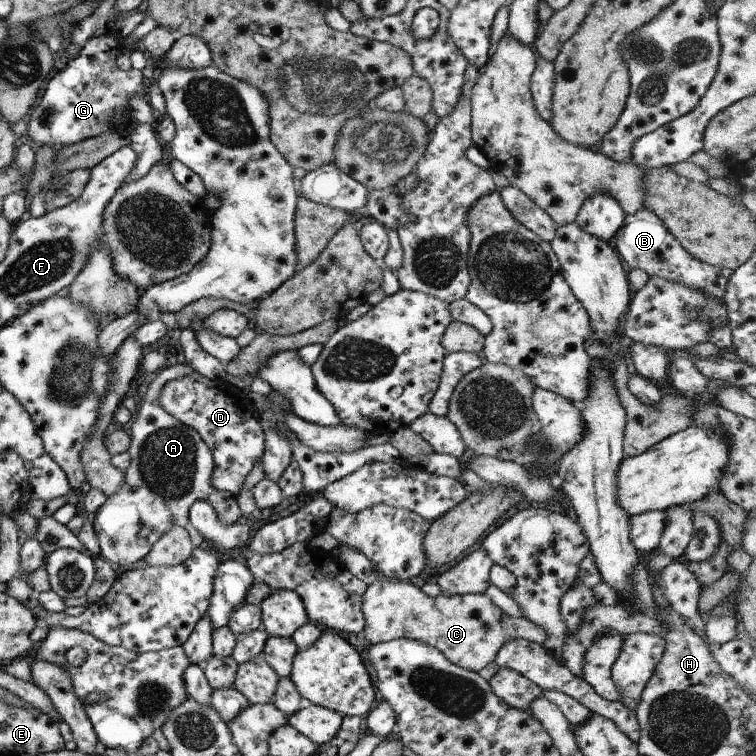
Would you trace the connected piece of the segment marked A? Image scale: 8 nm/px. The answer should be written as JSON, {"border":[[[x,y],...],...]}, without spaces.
{"border":[[[180,359],[176,364],[161,369],[157,373],[158,375],[149,382],[143,400],[138,404],[135,420],[129,426],[130,444],[126,452],[129,454],[130,462],[123,473],[123,483],[113,495],[106,498],[106,502],[90,517],[98,541],[98,556],[104,561],[117,564],[117,566],[127,566],[143,559],[154,543],[173,526],[183,528],[188,533],[193,548],[198,547],[203,538],[191,527],[187,519],[189,508],[196,501],[207,502],[221,523],[234,524],[241,516],[236,498],[231,494],[216,490],[212,486],[211,476],[214,467],[212,455],[207,446],[189,426],[185,426],[170,416],[158,404],[161,388],[169,380],[189,375],[191,372],[193,372],[192,369]]]}

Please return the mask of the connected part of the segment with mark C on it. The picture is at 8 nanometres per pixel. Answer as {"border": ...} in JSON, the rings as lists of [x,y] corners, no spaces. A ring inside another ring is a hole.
{"border":[[[382,576],[366,586],[361,611],[363,636],[370,645],[401,637],[420,641],[435,648],[453,665],[475,673],[494,663],[505,642],[520,639],[542,644],[546,638],[542,629],[529,620],[504,614],[484,593],[452,596],[441,593],[431,598],[407,581],[389,580]]]}

